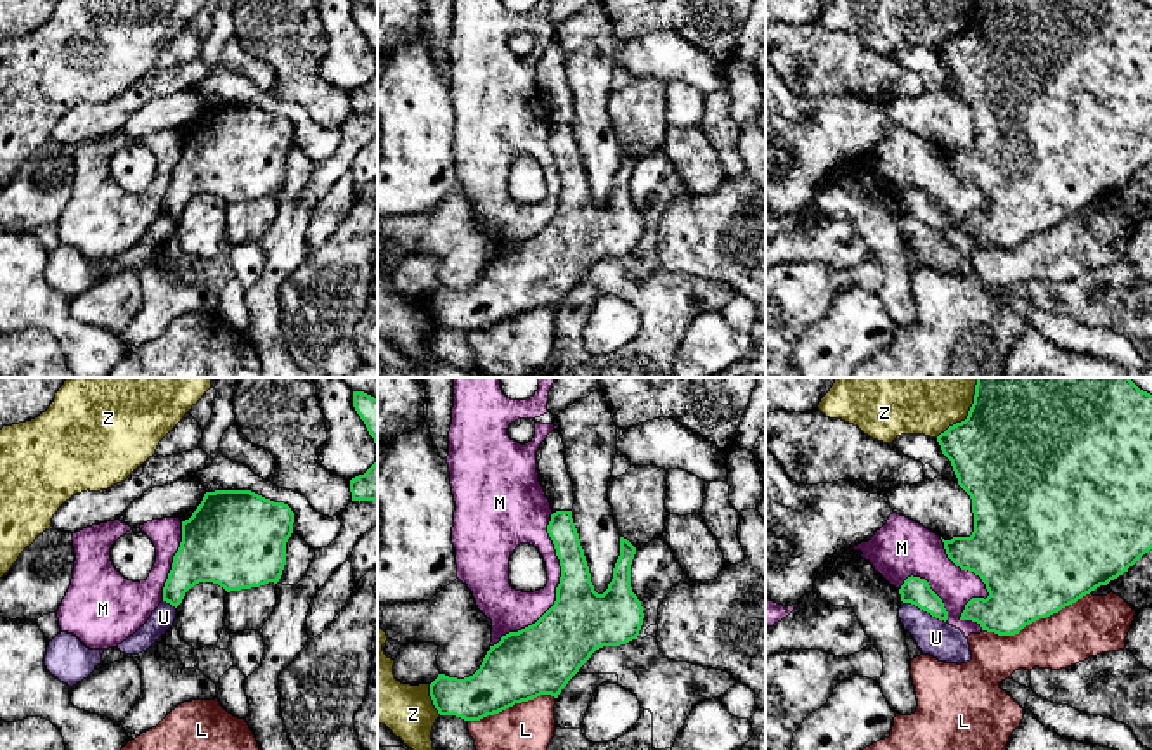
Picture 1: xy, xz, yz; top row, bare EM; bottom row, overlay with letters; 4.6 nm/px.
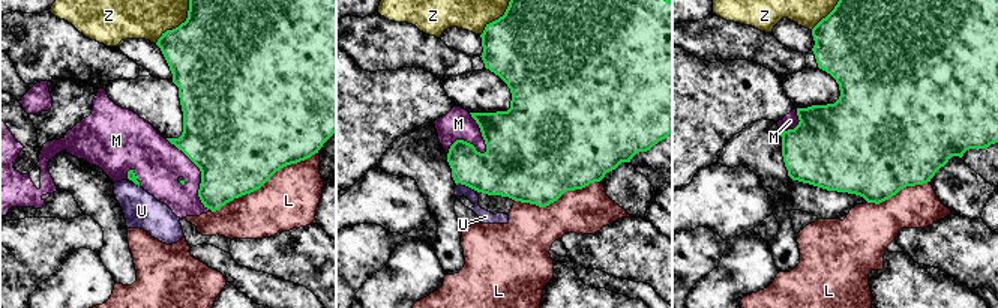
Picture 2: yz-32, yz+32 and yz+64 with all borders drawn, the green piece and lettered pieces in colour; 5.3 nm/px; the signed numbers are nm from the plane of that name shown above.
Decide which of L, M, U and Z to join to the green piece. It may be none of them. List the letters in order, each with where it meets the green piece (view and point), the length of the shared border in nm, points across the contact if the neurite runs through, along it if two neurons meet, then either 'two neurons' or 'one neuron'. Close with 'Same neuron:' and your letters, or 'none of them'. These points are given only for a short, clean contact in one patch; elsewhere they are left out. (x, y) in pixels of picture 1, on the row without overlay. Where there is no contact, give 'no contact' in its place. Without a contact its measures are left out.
L: yz (1038, 231) | 500 nm | two neurons
M: xz (556, 201) | 700 nm | two neurons
U: yz (924, 222) | 220 nm | along yz (903, 213), (910, 213), (944, 234) | two neurons
Z: yz (967, 30) | 300 nm | two neurons
Same neuron: none of them

